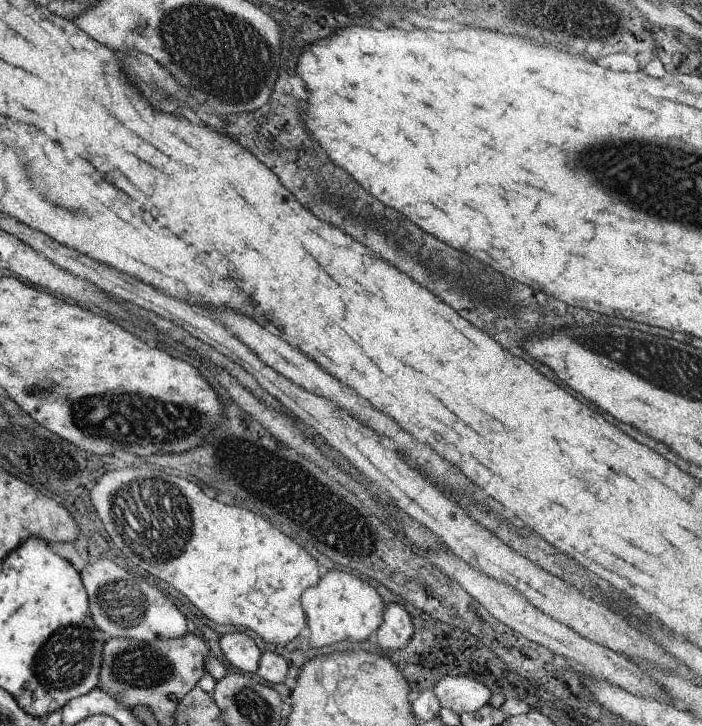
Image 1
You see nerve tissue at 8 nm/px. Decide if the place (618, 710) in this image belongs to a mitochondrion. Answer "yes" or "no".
no

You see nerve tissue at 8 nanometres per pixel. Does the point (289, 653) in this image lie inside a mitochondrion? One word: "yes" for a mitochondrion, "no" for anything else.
no

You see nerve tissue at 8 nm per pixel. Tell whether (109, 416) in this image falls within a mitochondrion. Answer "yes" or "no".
yes

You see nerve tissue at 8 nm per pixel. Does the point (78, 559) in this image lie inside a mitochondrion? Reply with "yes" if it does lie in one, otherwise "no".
no

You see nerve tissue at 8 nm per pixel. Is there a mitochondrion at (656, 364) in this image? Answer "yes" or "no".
yes

